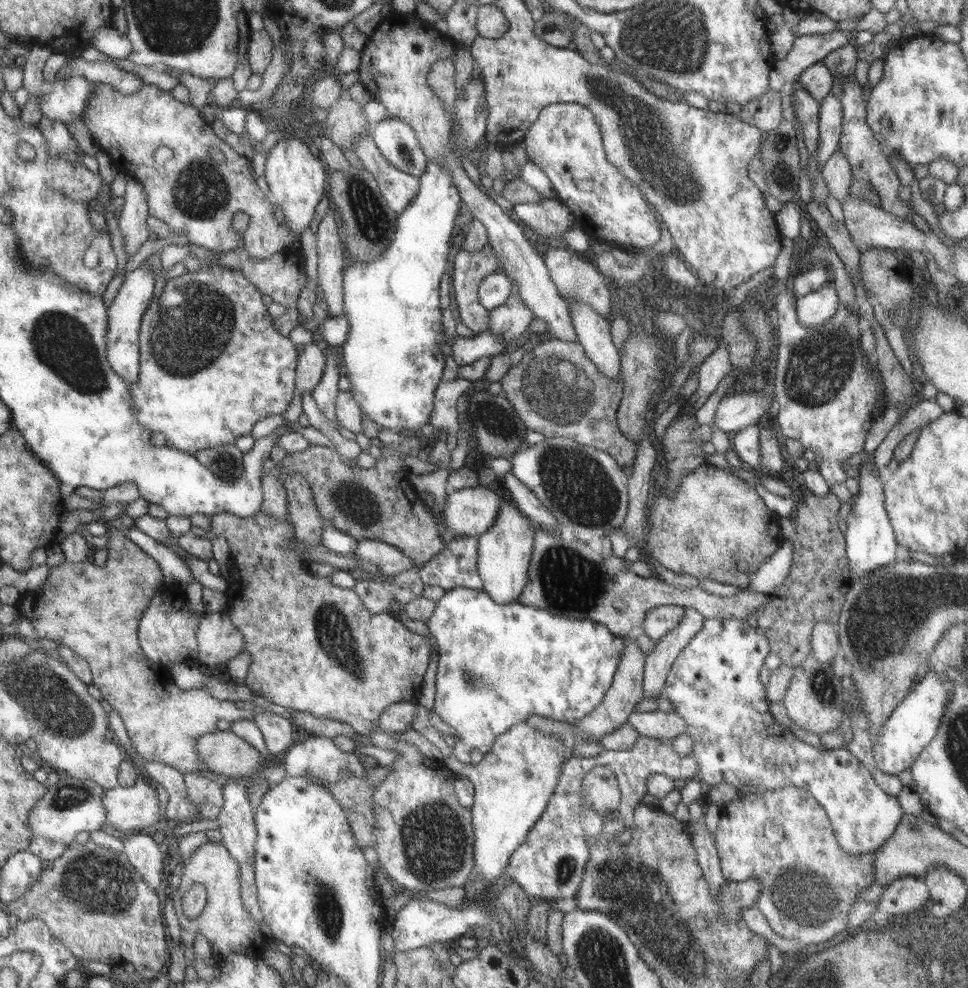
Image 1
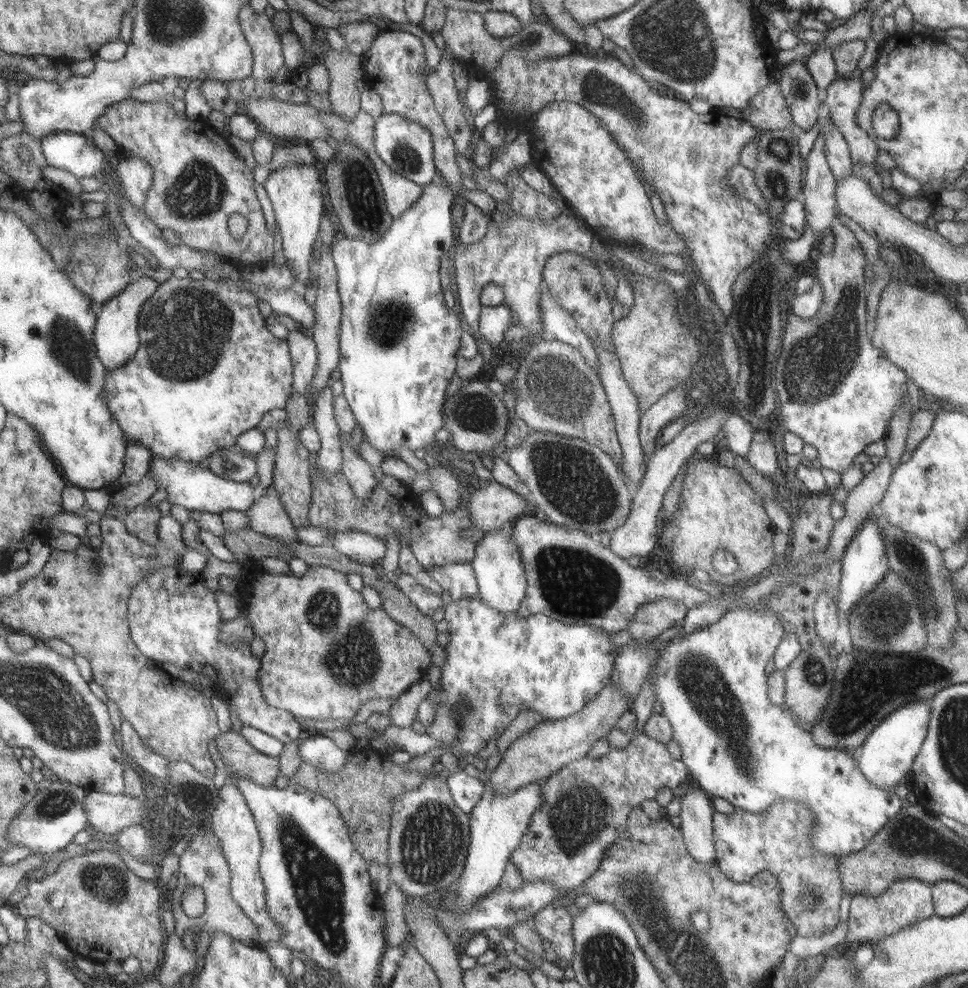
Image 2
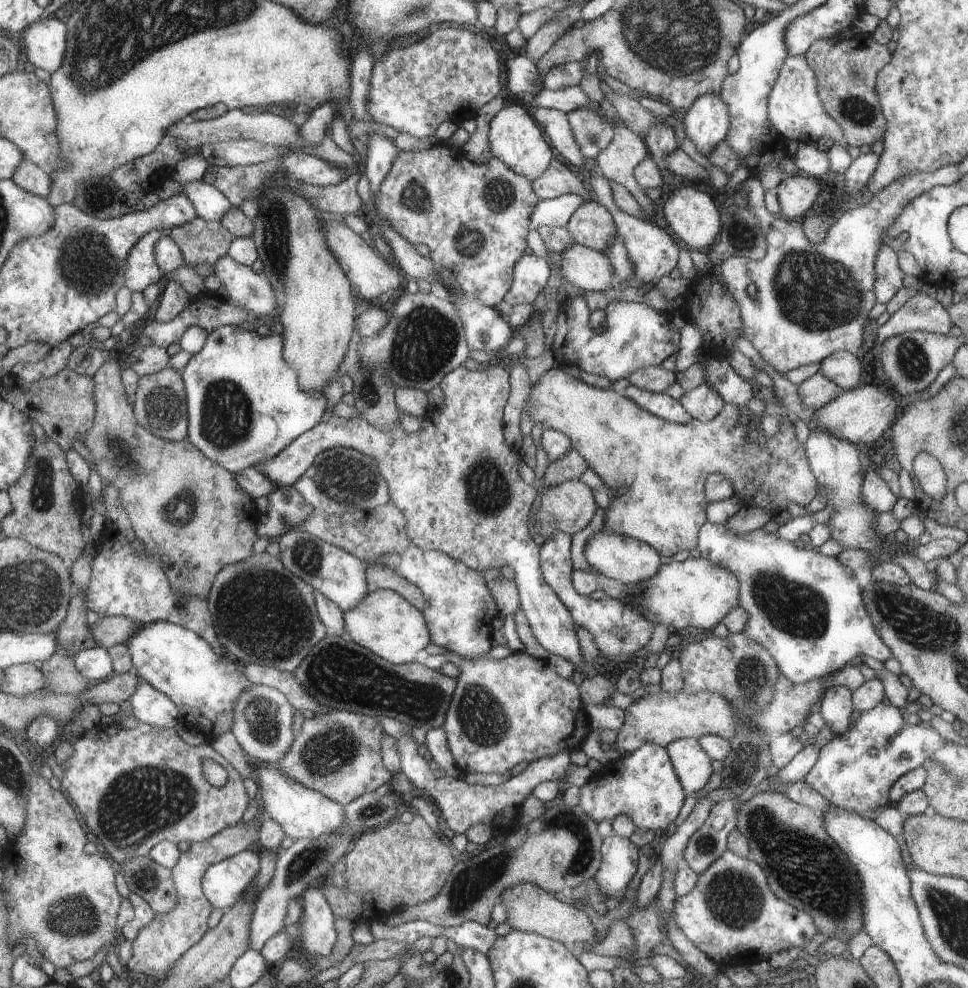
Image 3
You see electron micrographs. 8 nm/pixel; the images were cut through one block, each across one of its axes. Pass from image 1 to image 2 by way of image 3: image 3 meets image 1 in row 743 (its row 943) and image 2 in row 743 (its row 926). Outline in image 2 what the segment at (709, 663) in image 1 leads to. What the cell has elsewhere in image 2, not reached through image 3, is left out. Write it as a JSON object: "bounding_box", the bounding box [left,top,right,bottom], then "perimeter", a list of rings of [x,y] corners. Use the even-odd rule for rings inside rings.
{"bounding_box":[611,606,903,857],"perimeter":[[[740,606],[740,610],[730,609],[726,611],[718,622],[709,624],[703,629],[696,632],[689,632],[688,634],[679,634],[676,637],[664,641],[658,647],[645,647],[655,640],[632,641],[621,646],[619,650],[619,656],[615,660],[614,675],[611,676],[611,682],[616,685],[621,691],[630,693],[630,698],[636,698],[636,695],[640,692],[641,686],[644,683],[652,683],[656,700],[662,705],[662,712],[669,718],[671,722],[674,734],[673,739],[680,745],[682,749],[681,759],[685,761],[690,767],[690,772],[693,774],[696,785],[709,796],[720,796],[726,798],[734,807],[746,809],[751,813],[761,813],[768,810],[771,804],[777,803],[784,799],[792,799],[800,801],[805,804],[815,816],[815,826],[811,830],[811,847],[813,851],[820,851],[821,853],[830,853],[831,855],[840,857],[855,854],[855,852],[862,851],[863,848],[872,841],[878,832],[882,828],[889,824],[889,821],[899,814],[899,811],[903,808],[903,801],[894,792],[888,792],[884,789],[878,788],[872,781],[867,779],[867,776],[862,772],[862,768],[859,767],[859,762],[856,757],[850,757],[845,750],[842,749],[827,749],[822,748],[813,739],[810,732],[806,732],[800,726],[796,726],[795,722],[792,722],[790,718],[791,711],[787,710],[782,712],[782,707],[774,705],[772,700],[768,700],[766,692],[769,692],[769,686],[766,686],[766,666],[770,662],[770,658],[774,656],[780,640],[782,640],[782,634],[784,634],[784,627],[780,624],[779,618],[775,615],[777,612],[773,610],[758,610],[754,606],[746,607]]]}

